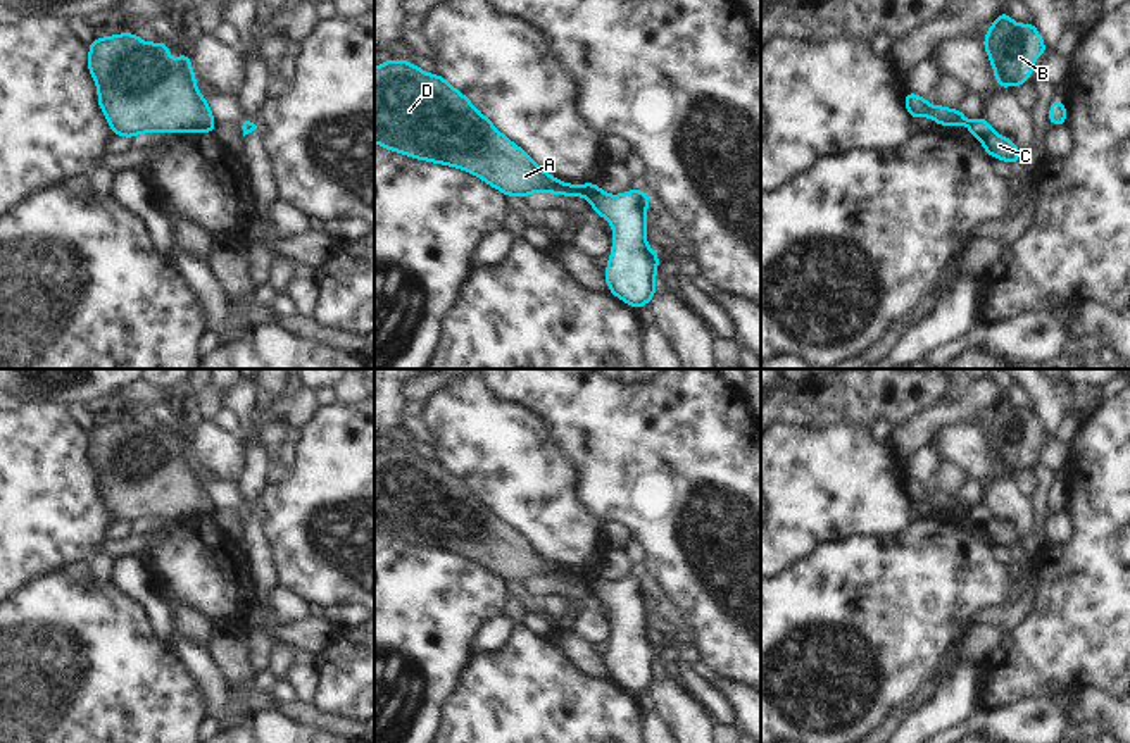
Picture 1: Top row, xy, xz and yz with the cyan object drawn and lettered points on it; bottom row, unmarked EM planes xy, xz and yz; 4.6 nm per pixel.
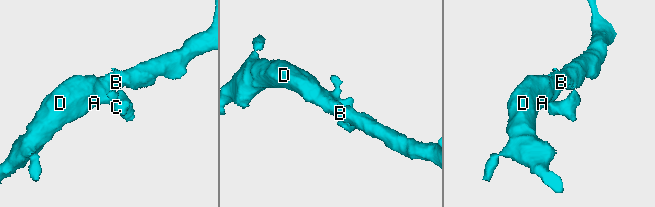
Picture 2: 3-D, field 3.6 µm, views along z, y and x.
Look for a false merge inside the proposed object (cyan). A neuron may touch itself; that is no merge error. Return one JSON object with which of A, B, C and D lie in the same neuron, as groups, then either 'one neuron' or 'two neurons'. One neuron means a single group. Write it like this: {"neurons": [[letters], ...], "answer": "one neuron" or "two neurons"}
{"neurons": [["A", "B", "D"], ["C"]], "answer": "two neurons"}

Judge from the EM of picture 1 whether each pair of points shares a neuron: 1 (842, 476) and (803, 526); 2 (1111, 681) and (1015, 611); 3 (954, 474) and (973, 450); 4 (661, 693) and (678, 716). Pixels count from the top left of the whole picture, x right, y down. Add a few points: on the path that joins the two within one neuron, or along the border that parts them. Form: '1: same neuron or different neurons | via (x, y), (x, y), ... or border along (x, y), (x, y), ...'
1: same neuron | via (830, 488), (804, 514)
2: different neurons | border along (1039, 580), (1029, 616), (1003, 633)
3: different neurons | border along (942, 459), (953, 461), (970, 478)
4: same neuron | via (666, 699), (678, 711)

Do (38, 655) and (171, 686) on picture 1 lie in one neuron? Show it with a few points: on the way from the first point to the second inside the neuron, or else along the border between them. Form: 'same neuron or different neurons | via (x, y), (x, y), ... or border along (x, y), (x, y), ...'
same neuron | via (71, 686), (138, 686)

